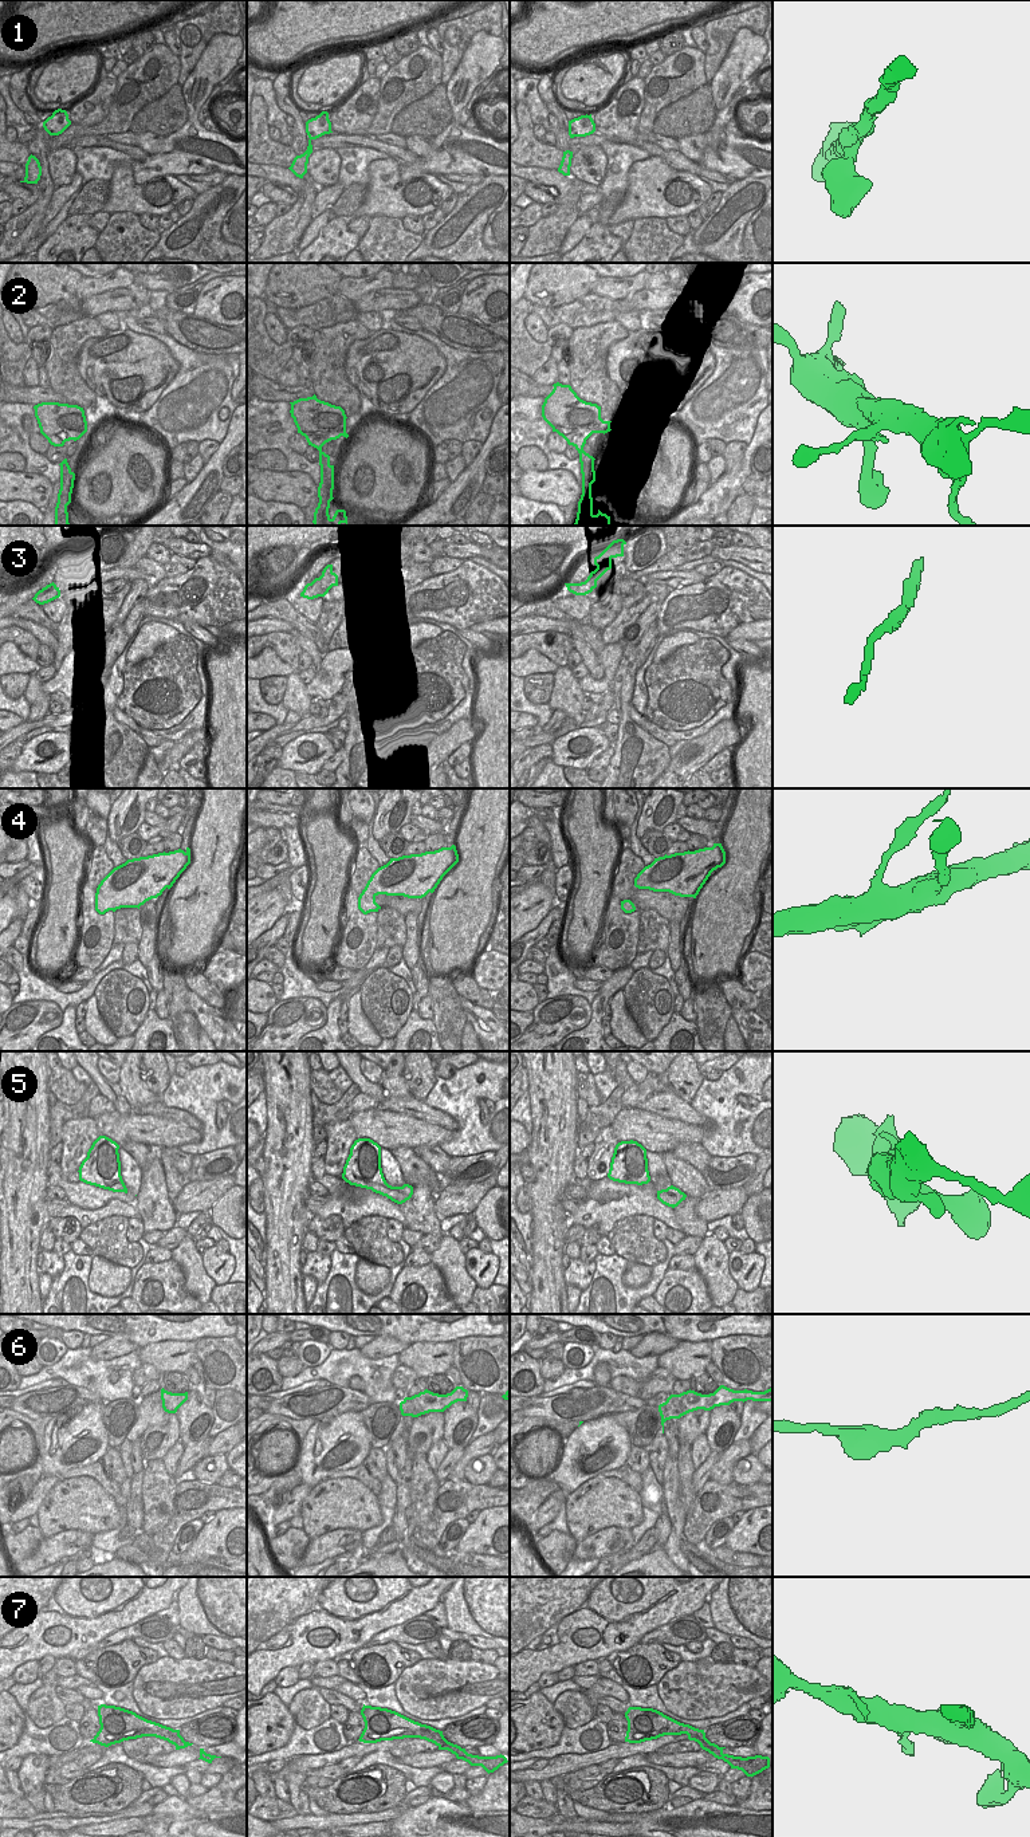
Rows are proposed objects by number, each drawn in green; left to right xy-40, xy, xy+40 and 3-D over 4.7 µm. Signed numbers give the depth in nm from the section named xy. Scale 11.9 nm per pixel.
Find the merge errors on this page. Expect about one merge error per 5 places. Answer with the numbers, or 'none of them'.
none of them

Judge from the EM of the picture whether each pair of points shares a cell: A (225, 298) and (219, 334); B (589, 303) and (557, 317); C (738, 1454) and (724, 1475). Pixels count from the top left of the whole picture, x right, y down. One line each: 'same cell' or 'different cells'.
A: different cells
B: same cell
C: same cell

